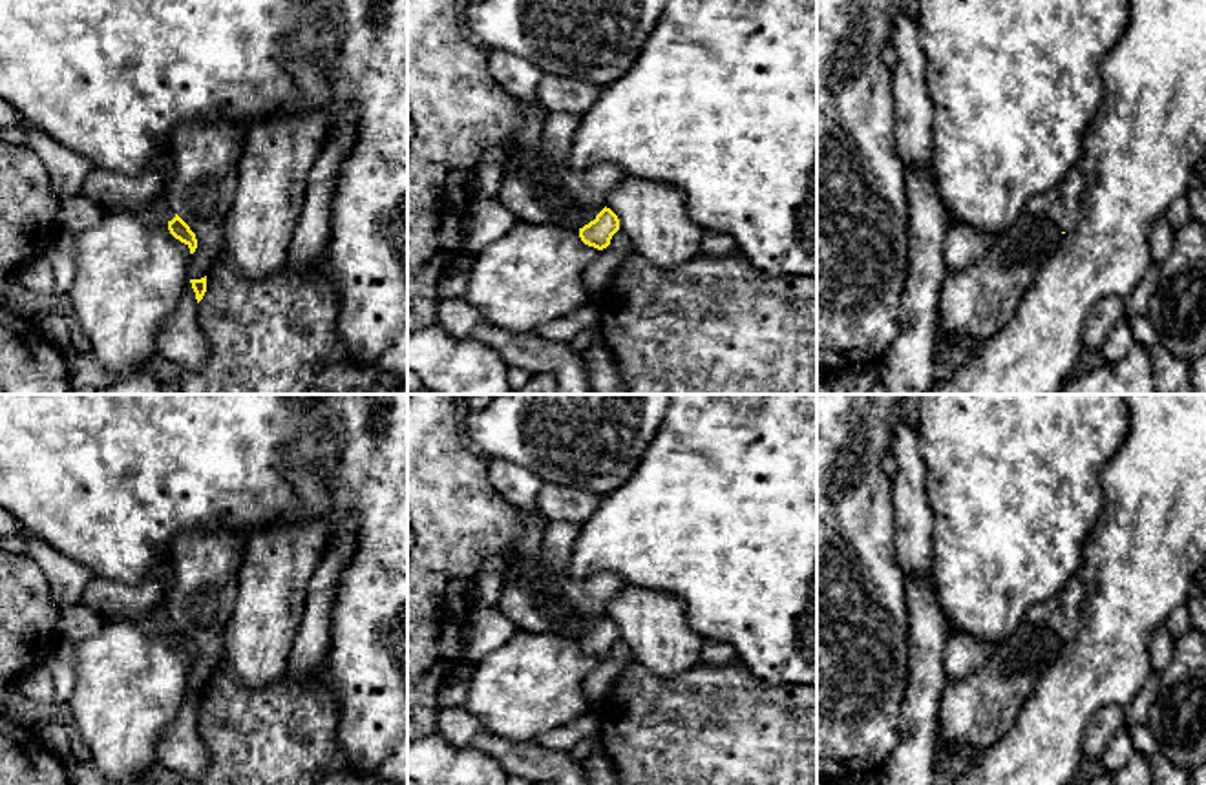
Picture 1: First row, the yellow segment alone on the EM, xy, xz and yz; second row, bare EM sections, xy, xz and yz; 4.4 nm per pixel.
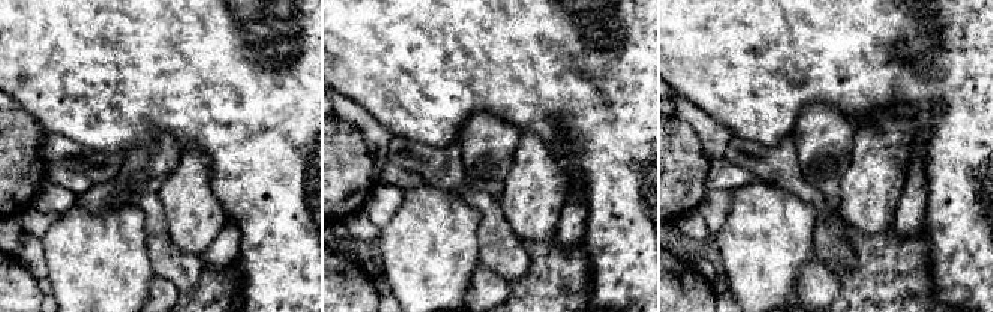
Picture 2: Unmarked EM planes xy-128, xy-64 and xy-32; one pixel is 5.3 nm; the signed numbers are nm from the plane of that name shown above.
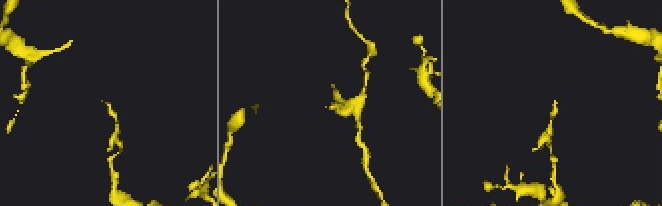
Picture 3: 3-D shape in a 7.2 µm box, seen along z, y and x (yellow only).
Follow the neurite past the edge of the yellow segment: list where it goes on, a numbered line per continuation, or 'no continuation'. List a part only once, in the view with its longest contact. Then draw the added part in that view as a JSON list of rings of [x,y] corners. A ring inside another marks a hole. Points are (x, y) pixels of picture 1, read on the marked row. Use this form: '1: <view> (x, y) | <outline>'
1: xy (145, 196) | [[[93,168],[82,183],[80,195],[99,206],[130,212],[146,225],[166,223],[175,217],[175,208],[166,199],[166,181],[153,168],[139,175]]]

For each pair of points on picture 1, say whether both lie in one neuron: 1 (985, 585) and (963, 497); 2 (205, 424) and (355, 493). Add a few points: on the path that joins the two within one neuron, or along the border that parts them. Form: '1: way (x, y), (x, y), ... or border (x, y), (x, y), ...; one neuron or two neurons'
1: way (985, 563), (985, 519); one neuron
2: way (243, 424), (293, 424), (324, 455); one neuron

